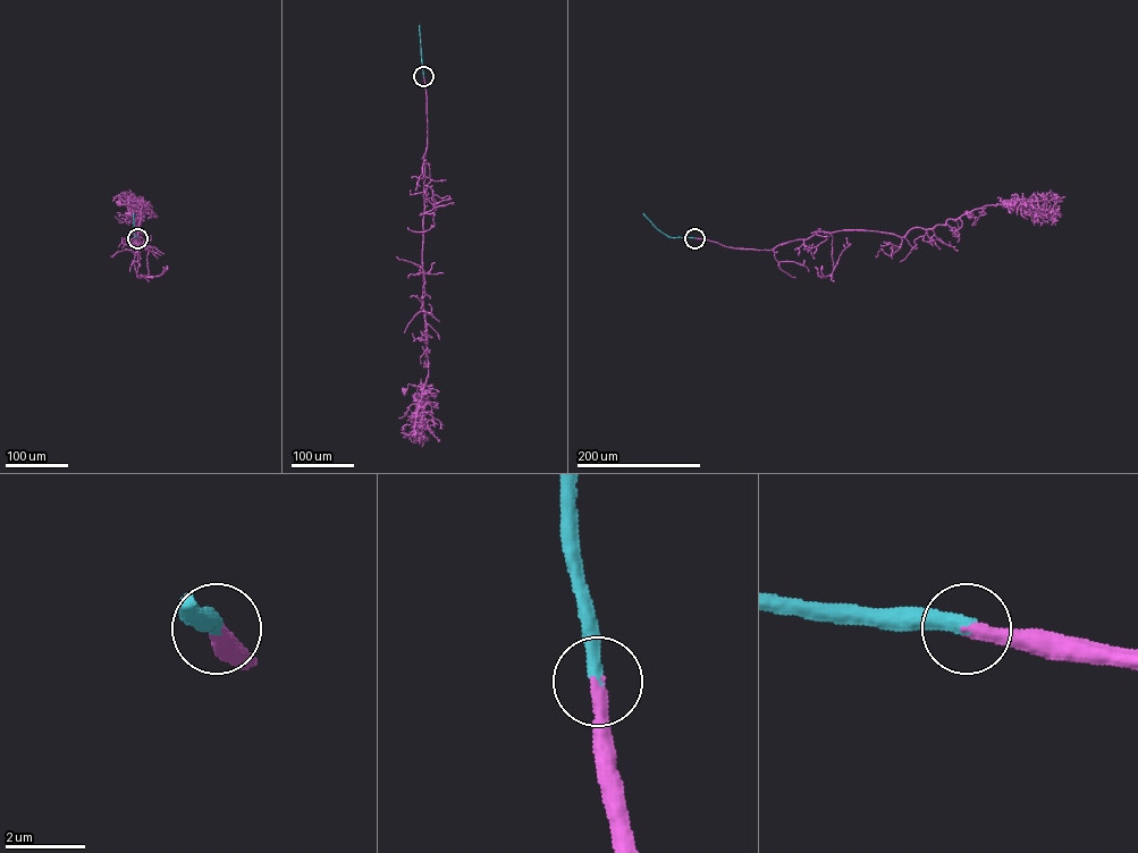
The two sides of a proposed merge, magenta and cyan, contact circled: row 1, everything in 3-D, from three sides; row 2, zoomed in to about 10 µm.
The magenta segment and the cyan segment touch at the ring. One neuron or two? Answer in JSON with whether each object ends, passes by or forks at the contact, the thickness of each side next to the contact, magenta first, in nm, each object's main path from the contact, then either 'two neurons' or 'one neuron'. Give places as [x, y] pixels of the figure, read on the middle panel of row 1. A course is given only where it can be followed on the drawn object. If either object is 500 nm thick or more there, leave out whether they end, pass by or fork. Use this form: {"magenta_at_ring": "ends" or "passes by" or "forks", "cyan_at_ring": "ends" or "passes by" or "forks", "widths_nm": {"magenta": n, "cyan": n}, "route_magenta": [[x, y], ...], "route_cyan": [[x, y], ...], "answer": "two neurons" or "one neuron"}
{"magenta_at_ring": "ends", "cyan_at_ring": "ends", "widths_nm": {"magenta": 360, "cyan": 400}, "route_magenta": [[423, 76], [428, 136], [423, 159], [422, 300], [428, 377], [422, 389], [409, 383], [404, 389]], "route_cyan": [[423, 76], [419, 25]], "answer": "one neuron"}

